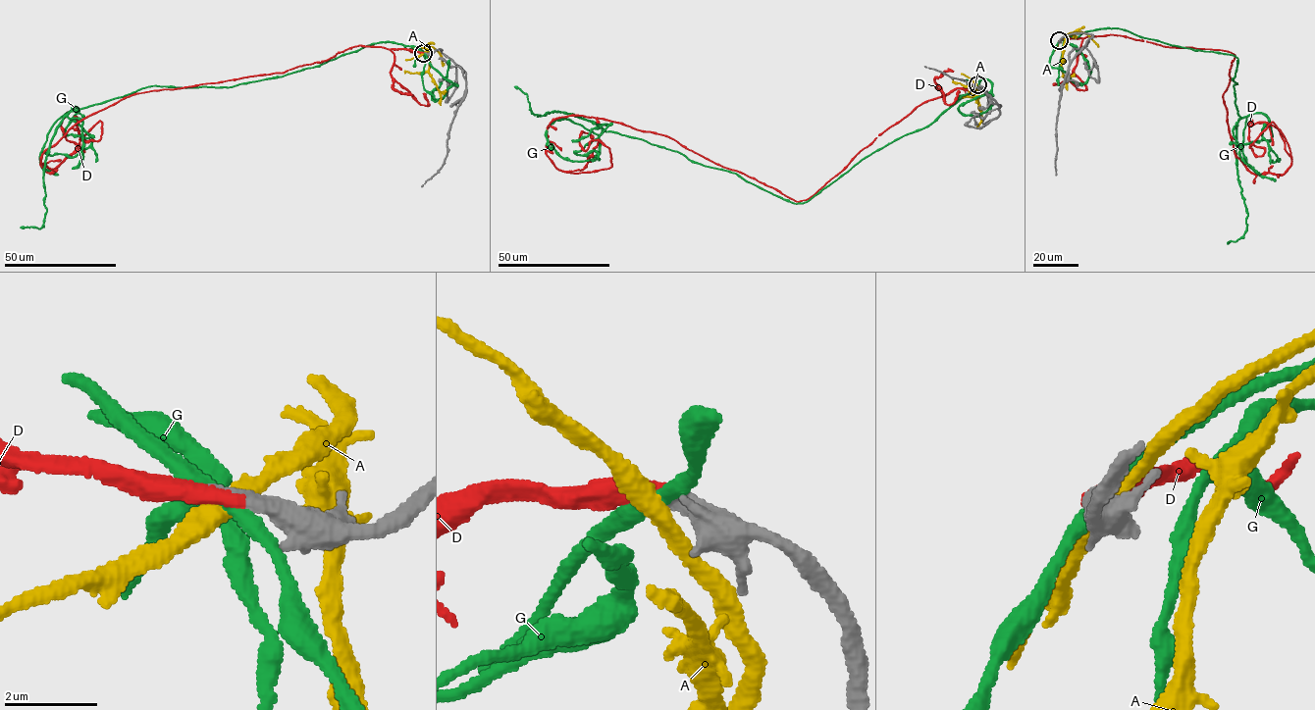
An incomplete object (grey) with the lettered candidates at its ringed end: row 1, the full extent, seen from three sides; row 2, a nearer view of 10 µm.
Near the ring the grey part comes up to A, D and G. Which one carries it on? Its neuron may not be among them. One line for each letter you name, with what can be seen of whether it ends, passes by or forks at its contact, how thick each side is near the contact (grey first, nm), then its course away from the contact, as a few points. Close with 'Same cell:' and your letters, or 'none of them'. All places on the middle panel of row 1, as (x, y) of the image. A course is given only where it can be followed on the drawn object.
D: it ends there; 340 nm thick on the grey side, 360 nm on the other; it runs (977, 84), (914, 108), (801, 201), (601, 118), (555, 119), (546, 155), (609, 168), (593, 138)
Same cell: D

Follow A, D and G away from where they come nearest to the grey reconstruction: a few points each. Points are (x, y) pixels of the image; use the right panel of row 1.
A: (1059, 40), (1065, 40), (1061, 69), (1067, 90)
D: (1059, 40), (1234, 54), (1223, 98), (1236, 155), (1284, 174), (1285, 136), (1273, 122), (1258, 156), (1252, 120)
G: (1059, 40), (1116, 28), (1238, 59), (1232, 79), (1240, 117), (1236, 149), (1247, 214), (1242, 236), (1228, 242)

